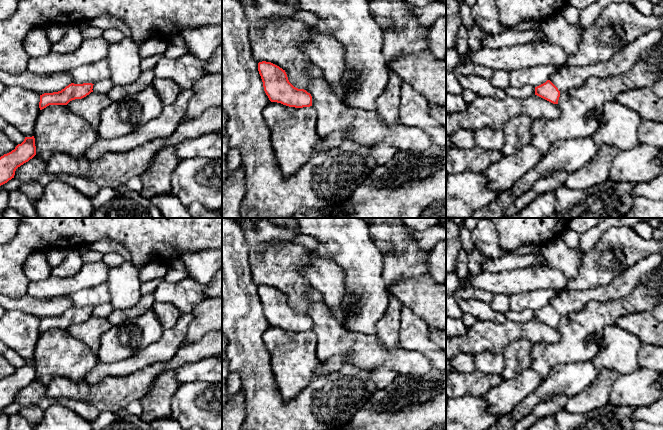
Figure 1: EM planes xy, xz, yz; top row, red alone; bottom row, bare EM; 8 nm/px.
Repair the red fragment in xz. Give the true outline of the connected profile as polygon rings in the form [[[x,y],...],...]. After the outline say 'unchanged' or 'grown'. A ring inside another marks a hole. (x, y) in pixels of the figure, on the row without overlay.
[[[262,285],[258,287],[266,319],[271,326],[295,332],[312,330],[312,320],[304,313],[294,311],[288,304],[285,294],[279,290]]]; unchanged

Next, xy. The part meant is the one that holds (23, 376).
[[[25,361],[14,374],[0,381],[0,410],[14,402],[18,391],[36,379],[35,362]]]; unchanged

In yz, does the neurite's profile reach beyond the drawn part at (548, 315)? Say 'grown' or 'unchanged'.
unchanged

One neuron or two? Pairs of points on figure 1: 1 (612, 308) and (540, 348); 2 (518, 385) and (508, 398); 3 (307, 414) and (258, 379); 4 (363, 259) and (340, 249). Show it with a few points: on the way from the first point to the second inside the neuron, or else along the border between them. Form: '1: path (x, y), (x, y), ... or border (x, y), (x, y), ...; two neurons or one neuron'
1: path (594, 317), (562, 348), (558, 348); one neuron
2: path (516, 388), (509, 395); one neuron
3: path (293, 414), (287, 414), (266, 393); one neuron
4: path (357, 255), (351, 249), (346, 249); one neuron

